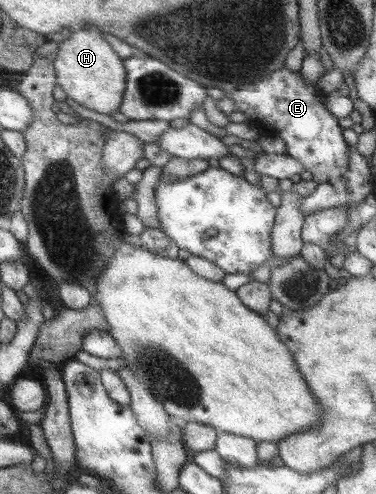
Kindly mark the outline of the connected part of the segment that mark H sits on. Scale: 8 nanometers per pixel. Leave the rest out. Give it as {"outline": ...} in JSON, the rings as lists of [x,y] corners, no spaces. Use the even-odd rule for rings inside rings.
{"outline":[[[75,30],[68,38],[58,43],[59,48],[53,59],[56,82],[68,98],[77,104],[101,114],[119,110],[119,103],[125,89],[125,66],[103,38],[93,38],[87,30]]]}

